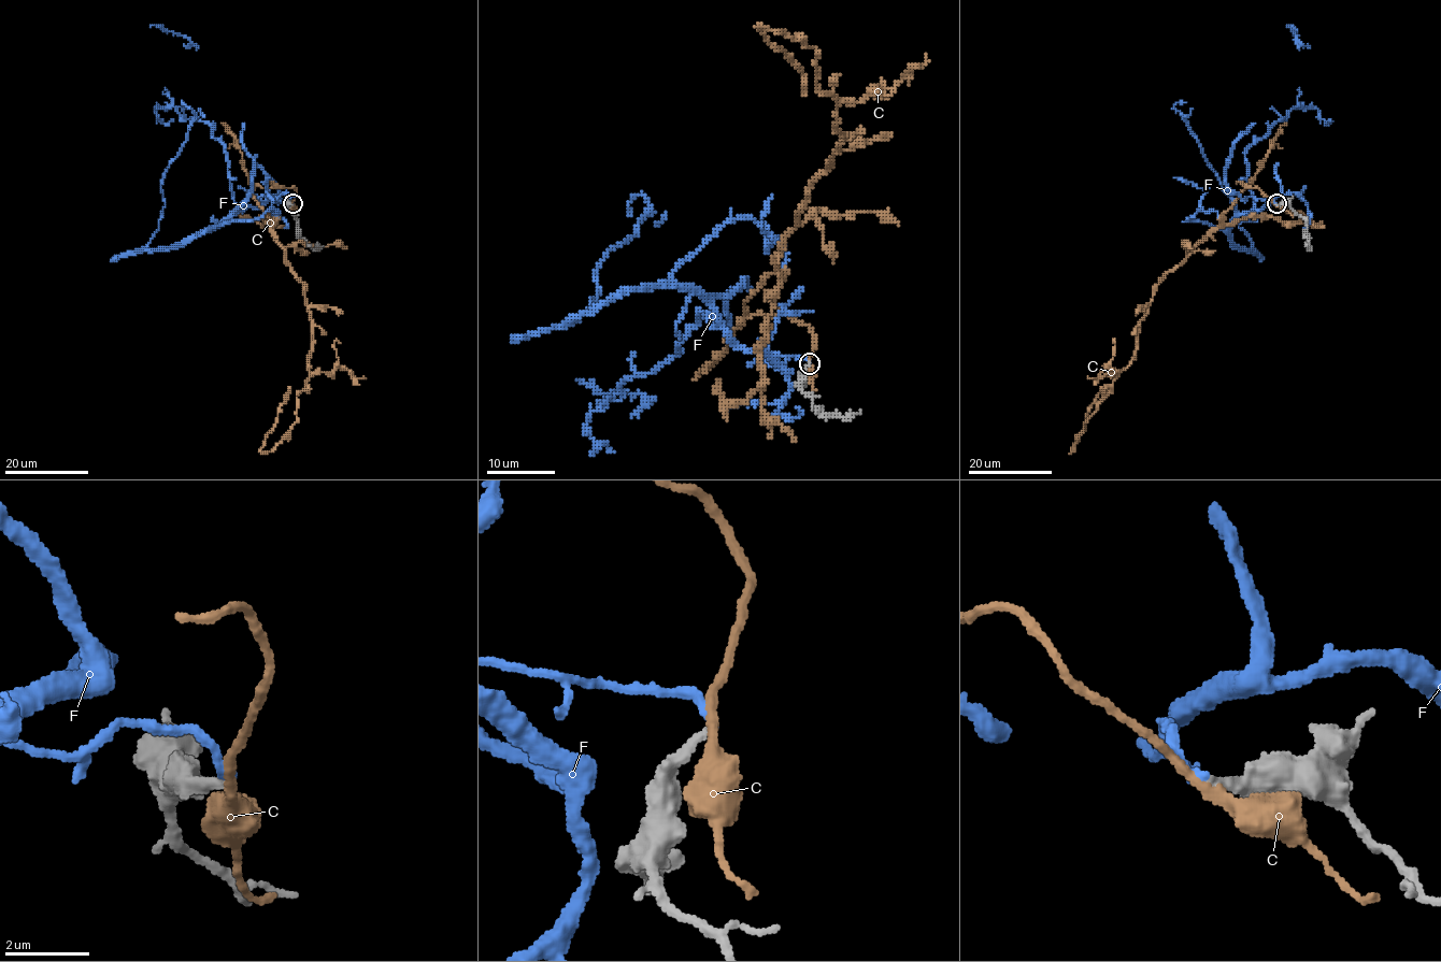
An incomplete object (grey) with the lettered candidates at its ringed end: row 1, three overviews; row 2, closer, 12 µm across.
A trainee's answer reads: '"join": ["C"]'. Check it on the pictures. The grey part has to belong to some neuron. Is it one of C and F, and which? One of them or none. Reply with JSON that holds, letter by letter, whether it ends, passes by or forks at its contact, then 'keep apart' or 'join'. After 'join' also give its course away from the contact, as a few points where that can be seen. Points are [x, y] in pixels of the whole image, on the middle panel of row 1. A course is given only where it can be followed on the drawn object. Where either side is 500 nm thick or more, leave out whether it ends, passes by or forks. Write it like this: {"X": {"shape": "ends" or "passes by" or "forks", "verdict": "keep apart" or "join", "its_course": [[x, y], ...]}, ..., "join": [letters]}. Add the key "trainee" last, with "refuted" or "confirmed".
{"C": {"shape": "passes by", "verdict": "keep apart"}, "F": {"shape": "ends", "verdict": "keep apart"}, "join": [], "trainee": "refuted"}

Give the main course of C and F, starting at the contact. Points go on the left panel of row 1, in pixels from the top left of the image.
C: (293, 204), (294, 187), (253, 187), (313, 321), (297, 421), (262, 453), (290, 386)
F: (293, 204), (288, 199), (265, 201), (167, 247), (147, 247), (163, 205), (162, 173), (195, 115), (183, 102)

